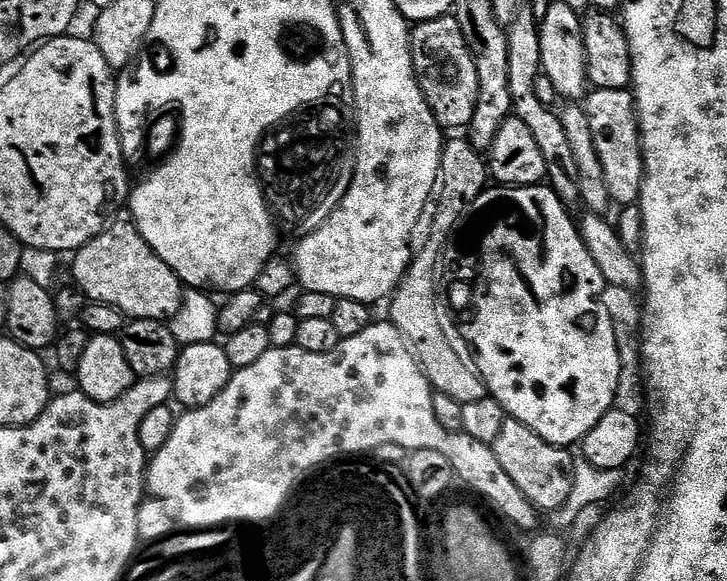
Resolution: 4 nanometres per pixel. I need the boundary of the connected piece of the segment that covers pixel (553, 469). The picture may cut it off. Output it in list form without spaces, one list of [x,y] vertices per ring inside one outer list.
[[[511,418],[505,419],[502,431],[490,447],[498,462],[502,462],[502,470],[510,474],[510,482],[514,482],[514,486],[518,486],[518,490],[522,490],[524,497],[537,509],[555,510],[563,506],[566,498],[570,498],[574,456],[568,448],[546,442],[534,434],[534,430]]]

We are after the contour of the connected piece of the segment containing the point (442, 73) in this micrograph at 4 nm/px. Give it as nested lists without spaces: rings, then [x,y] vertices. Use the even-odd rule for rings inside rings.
[[[449,14],[433,20],[419,21],[411,29],[410,35],[416,81],[434,118],[441,129],[467,129],[478,106],[478,70],[476,57],[469,50],[466,38],[462,34],[462,26],[458,26],[455,15]]]

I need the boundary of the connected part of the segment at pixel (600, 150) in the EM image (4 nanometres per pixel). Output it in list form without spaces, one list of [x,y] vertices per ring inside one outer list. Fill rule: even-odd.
[[[597,88],[587,93],[582,107],[588,115],[594,150],[601,160],[601,174],[609,188],[612,201],[621,206],[632,206],[639,201],[644,181],[644,154],[640,151],[640,121],[636,119],[636,98],[628,88]]]

